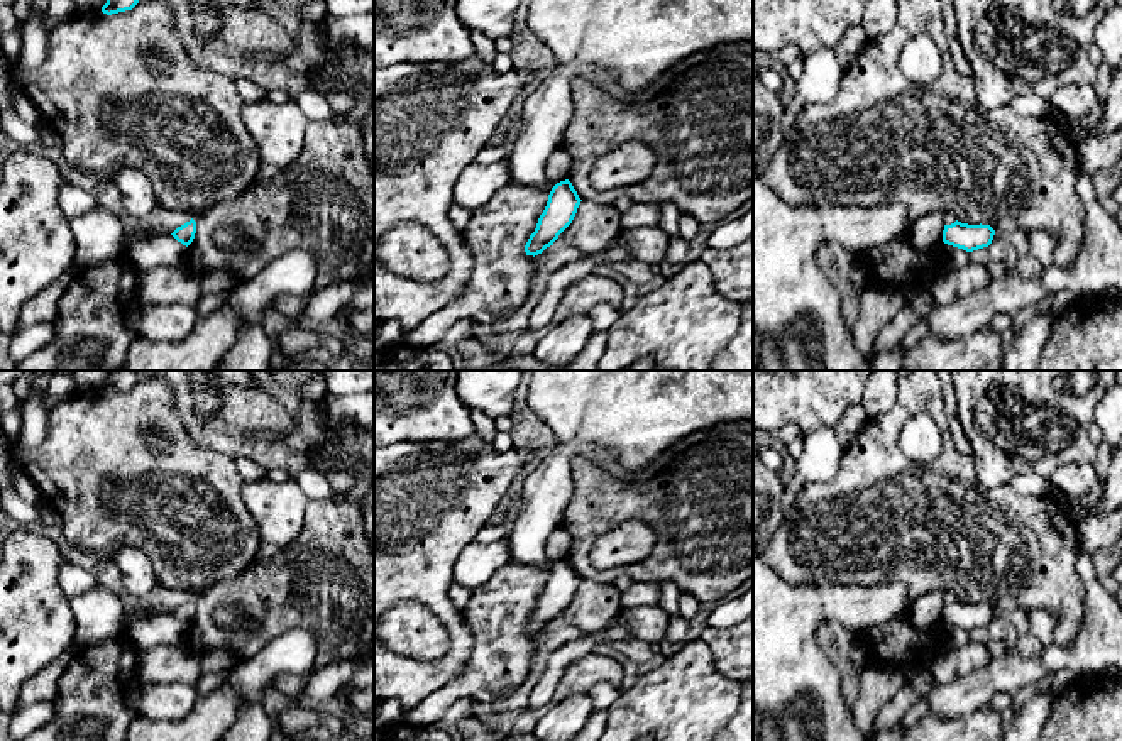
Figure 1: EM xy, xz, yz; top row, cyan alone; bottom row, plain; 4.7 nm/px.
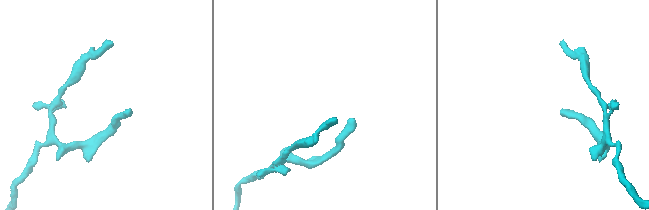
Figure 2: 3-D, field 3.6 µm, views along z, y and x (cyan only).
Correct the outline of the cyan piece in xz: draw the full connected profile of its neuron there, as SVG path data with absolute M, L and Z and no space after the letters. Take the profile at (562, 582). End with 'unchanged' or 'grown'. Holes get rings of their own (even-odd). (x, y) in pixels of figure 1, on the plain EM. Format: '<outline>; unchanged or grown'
M569 558L557 562L548 574L547 585L538 597L535 611L525 624L526 634L535 636L553 624L558 614L572 602L580 580Z; unchanged

